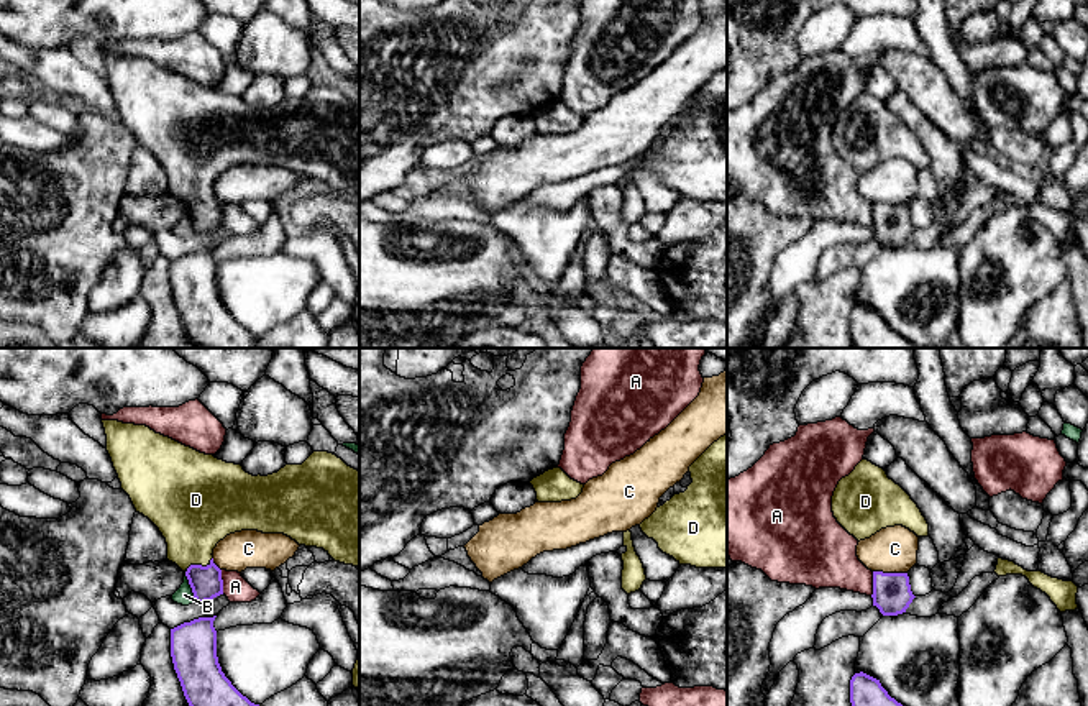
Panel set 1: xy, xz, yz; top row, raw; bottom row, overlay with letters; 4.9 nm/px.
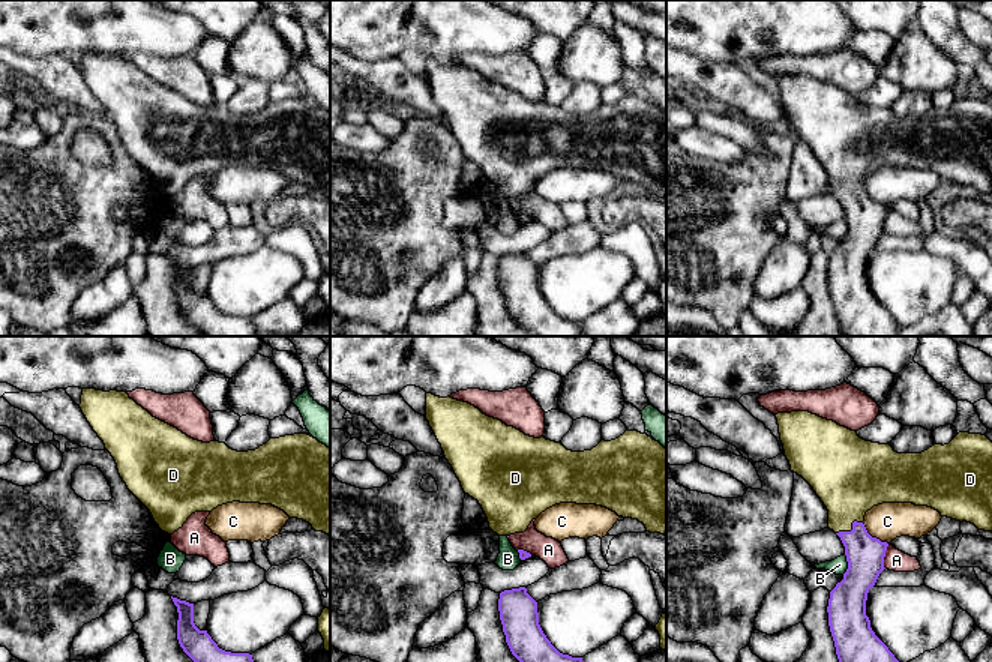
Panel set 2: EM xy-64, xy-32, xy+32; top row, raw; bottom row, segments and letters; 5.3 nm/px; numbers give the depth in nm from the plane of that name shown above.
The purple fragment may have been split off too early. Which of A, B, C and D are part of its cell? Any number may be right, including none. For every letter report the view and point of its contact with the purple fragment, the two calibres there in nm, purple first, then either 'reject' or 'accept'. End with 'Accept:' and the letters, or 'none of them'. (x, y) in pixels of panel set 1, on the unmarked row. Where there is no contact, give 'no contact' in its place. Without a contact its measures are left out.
A: meets purple in xy at (222, 214); 160 nm thick on the purple side, 120 nm on the other; reject
B: meets purple in xy at (191, 219); 160 nm thick on the purple side, 90 nm on the other; reject
C: meets purple in yz at (890, 206); 190 nm thick on the purple side, 220 nm on the other; reject
D: meets purple in xy at (199, 197); 160 nm thick on the purple side, 360 nm on the other; accept
Accept: D

